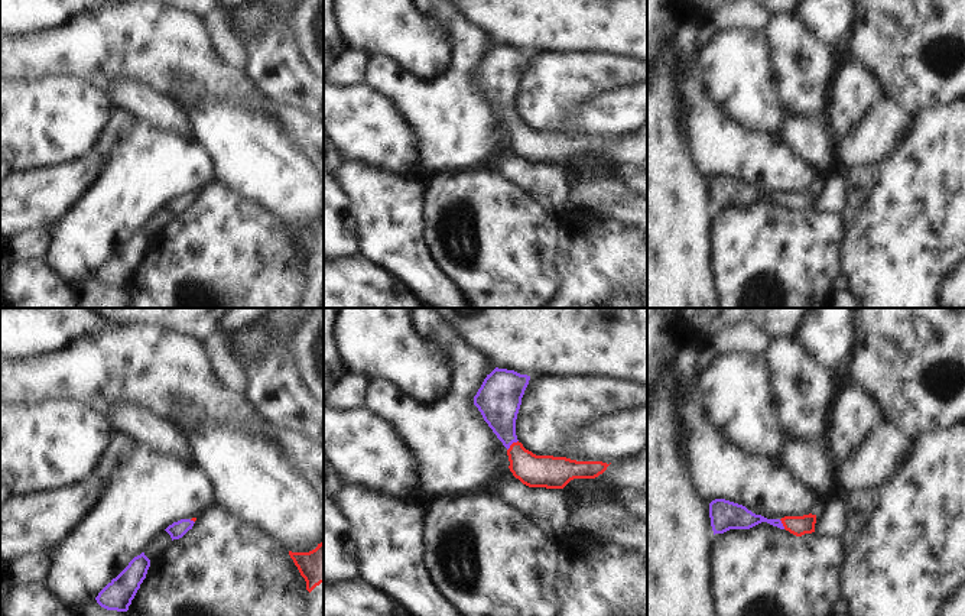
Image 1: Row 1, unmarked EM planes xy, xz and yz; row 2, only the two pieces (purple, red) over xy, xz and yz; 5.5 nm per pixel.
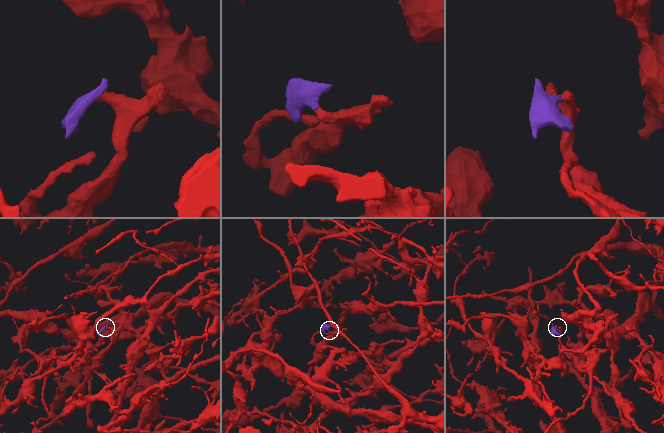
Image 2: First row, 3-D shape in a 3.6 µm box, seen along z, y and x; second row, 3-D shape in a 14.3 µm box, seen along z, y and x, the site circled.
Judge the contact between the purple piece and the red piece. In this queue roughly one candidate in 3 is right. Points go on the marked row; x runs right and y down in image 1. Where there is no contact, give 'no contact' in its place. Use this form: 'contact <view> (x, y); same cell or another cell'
contact xz (512, 443); same cell

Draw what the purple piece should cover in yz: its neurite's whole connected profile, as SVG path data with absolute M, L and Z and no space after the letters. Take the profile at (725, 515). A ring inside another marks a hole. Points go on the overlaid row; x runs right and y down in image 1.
M715 499L709 503L711 526L715 534L724 534L730 529L750 529L761 522L767 522L780 529L786 529L796 536L815 532L816 515L784 516L782 519L767 519L756 515L745 506Z

